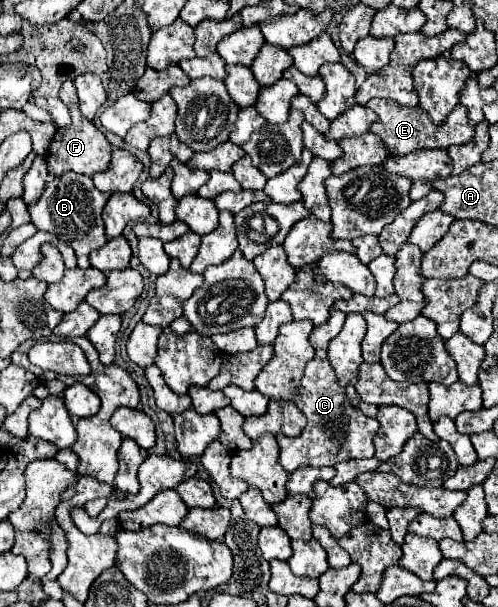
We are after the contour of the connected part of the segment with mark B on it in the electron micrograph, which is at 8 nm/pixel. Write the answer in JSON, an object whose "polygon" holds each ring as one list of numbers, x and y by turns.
{"polygon":[[64,173,60,177,50,177,46,181,44,193,38,197,36,203,28,205,28,211,32,215,32,223,36,229,56,235,62,243,70,245,76,253,76,263,80,269,88,269,88,255,94,249,100,249,106,245,104,235,104,221,102,221,102,209,112,193,102,193,94,187,92,179,78,173]]}

